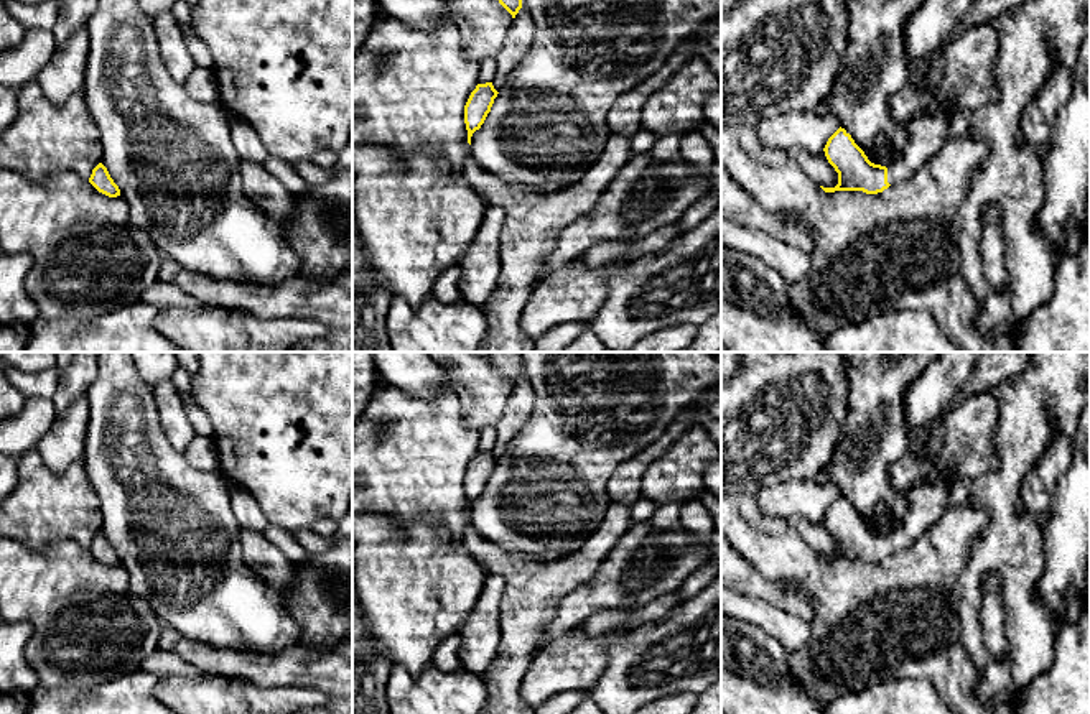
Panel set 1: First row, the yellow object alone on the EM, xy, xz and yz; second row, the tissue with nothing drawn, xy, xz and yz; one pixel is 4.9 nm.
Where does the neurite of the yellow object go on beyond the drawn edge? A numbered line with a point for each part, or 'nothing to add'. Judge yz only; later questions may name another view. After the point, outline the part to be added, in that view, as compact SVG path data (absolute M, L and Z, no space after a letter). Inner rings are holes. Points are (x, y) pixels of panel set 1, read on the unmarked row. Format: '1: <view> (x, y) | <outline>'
1: yz (927, 500) | M935 472L914 487L909 492L909 512L902 525L887 535L887 551L892 554L912 546L942 517L952 490L953 484L943 472Z

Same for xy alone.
nothing to add

